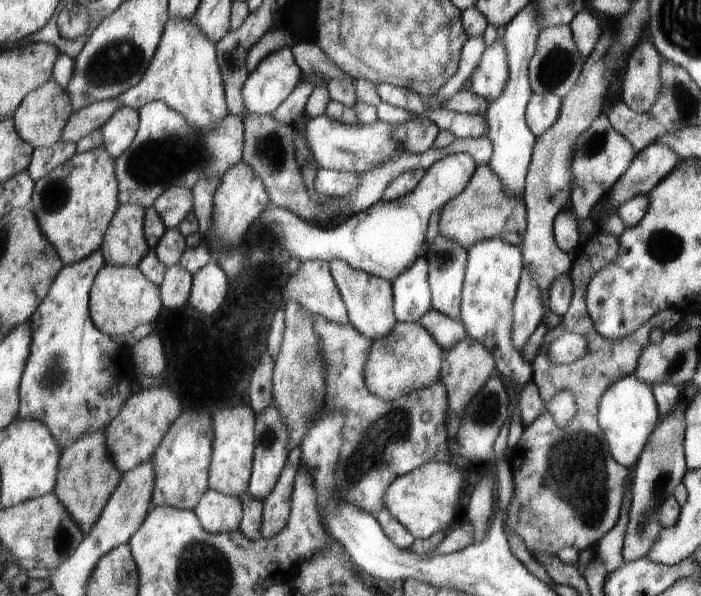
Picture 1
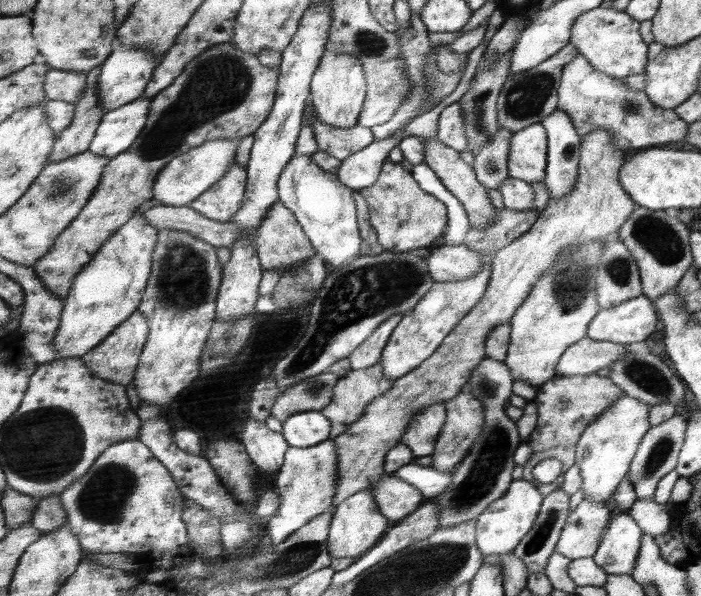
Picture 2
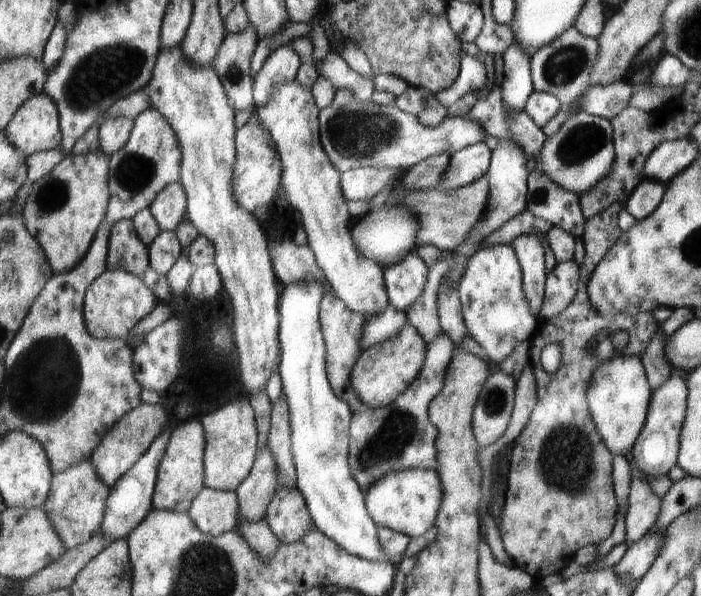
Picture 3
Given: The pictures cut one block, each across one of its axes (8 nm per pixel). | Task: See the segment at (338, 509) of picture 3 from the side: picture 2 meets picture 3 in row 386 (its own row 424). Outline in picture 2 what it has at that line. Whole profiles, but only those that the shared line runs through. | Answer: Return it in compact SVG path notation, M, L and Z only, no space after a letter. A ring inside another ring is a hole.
M303 411L284 422L283 434L291 447L310 447L331 438L332 422L323 411Z

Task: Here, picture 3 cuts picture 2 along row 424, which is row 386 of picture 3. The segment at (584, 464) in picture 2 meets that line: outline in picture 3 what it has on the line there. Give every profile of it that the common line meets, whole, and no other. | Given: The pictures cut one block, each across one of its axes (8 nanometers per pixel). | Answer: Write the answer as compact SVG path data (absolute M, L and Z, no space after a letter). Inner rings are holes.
M619 353L618 357L603 361L593 372L586 394L594 425L606 443L611 455L627 456L633 451L635 438L640 433L649 402L648 385L640 358L637 355Z

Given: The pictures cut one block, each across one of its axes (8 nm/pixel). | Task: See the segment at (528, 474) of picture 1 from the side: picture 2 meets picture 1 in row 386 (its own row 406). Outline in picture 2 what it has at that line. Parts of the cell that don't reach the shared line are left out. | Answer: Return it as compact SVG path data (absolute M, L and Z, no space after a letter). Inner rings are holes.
M595 373L590 375L555 376L550 381L538 387L539 392L534 398L538 410L537 425L529 435L527 441L534 450L531 458L523 467L523 480L535 483L544 495L559 490L564 481L564 474L575 464L575 445L581 436L583 429L595 417L601 416L606 408L616 399L622 397L622 389L609 377L599 376ZM548 458L558 458L563 463L562 475L555 482L543 486L534 475L534 468L540 462Z

